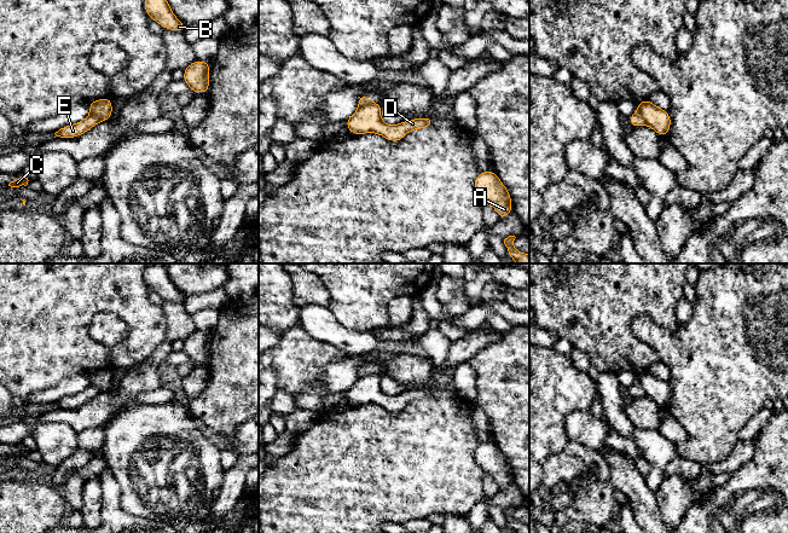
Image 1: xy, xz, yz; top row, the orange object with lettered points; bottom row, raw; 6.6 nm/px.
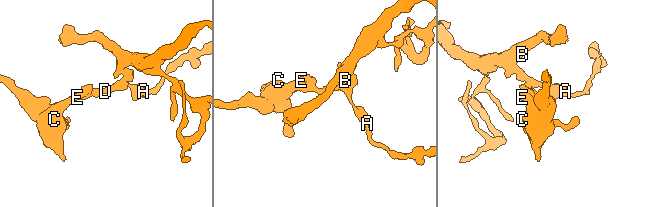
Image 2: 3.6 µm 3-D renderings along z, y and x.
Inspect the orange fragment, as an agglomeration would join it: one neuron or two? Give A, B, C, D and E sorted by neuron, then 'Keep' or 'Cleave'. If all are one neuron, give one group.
Groups: A B D / C E. Cleave

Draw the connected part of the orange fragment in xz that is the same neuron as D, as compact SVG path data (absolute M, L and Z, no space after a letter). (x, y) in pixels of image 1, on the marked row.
M371 103L359 108L347 121L346 126L353 135L365 133L377 133L383 138L395 143L400 141L409 132L413 129L429 128L434 117L423 117L404 121L395 126L386 124L381 120L379 103Z

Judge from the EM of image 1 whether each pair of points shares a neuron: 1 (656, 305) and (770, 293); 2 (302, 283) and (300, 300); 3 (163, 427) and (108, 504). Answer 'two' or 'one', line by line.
1: two
2: one
3: two

